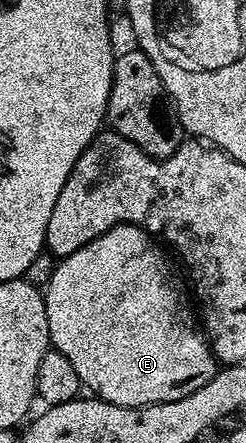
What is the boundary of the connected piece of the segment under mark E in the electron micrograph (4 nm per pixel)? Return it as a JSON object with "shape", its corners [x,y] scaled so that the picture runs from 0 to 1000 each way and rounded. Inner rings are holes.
{"shape":[[[484,503],[431,526],[382,535],[382,544],[333,553],[333,562],[256,578],[215,600],[187,632],[187,646],[175,650],[187,725],[203,734],[207,781],[236,797],[252,797],[252,806],[268,806],[268,815],[285,815],[285,824],[301,824],[301,842],[317,842],[329,867],[354,880],[362,874],[374,880],[362,885],[386,898],[423,901],[435,910],[500,919],[589,919],[630,910],[724,905],[724,896],[756,896],[772,887],[789,887],[789,878],[821,878],[821,869],[837,869],[837,860],[854,860],[854,851],[870,851],[886,835],[882,806],[862,795],[862,781],[846,777],[785,695],[780,702],[764,695],[764,675],[748,668],[748,657],[732,650],[711,616],[699,614],[699,594],[667,578],[663,562],[671,564],[622,533],[606,530],[585,515],[565,512],[557,503]]]}

